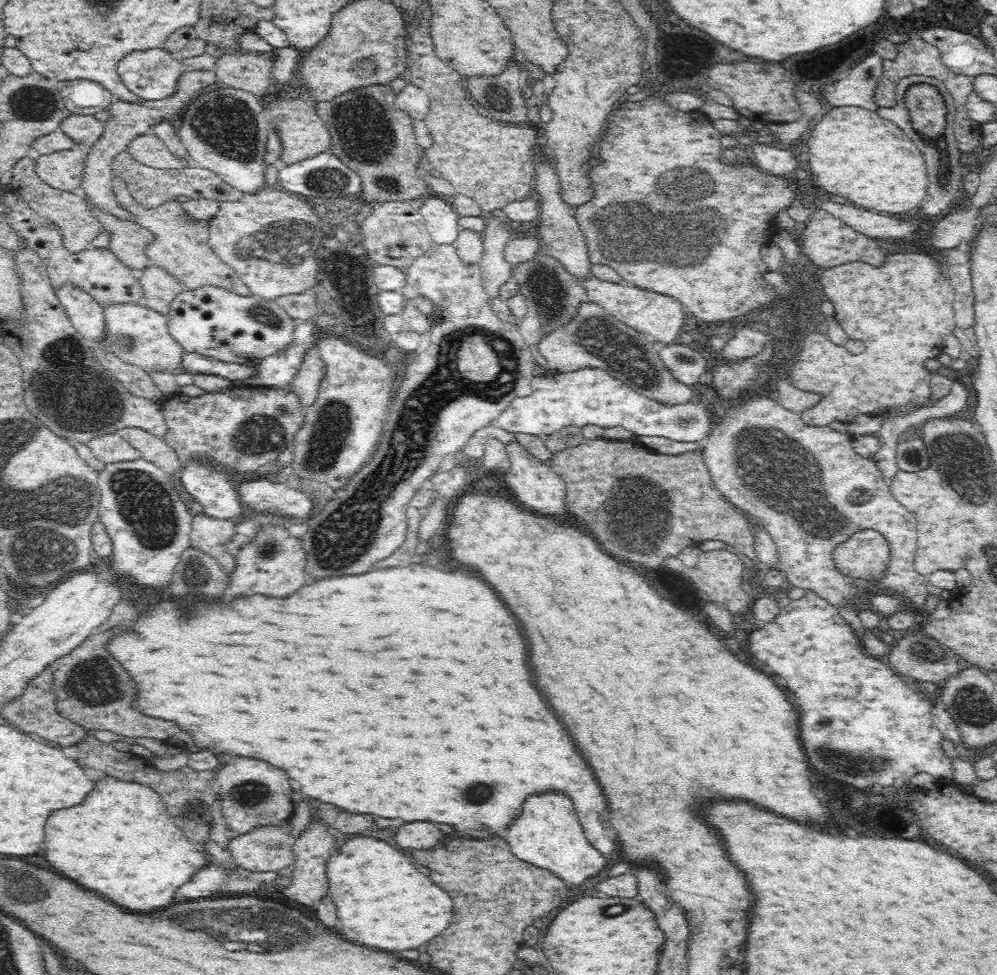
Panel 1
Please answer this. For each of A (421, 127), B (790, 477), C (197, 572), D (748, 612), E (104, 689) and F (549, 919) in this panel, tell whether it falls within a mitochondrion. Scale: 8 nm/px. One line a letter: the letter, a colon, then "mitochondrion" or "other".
A: other
B: mitochondrion
C: mitochondrion
D: other
E: mitochondrion
F: other

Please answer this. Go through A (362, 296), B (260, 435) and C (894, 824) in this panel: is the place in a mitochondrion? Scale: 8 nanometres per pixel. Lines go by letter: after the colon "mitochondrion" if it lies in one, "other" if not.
A: other
B: mitochondrion
C: other

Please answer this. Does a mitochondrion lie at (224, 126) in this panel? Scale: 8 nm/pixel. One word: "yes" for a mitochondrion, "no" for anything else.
yes

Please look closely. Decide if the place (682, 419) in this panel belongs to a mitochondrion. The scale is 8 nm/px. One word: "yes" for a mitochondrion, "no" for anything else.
yes

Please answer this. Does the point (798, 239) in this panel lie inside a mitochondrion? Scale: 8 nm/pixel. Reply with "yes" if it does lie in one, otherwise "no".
no

